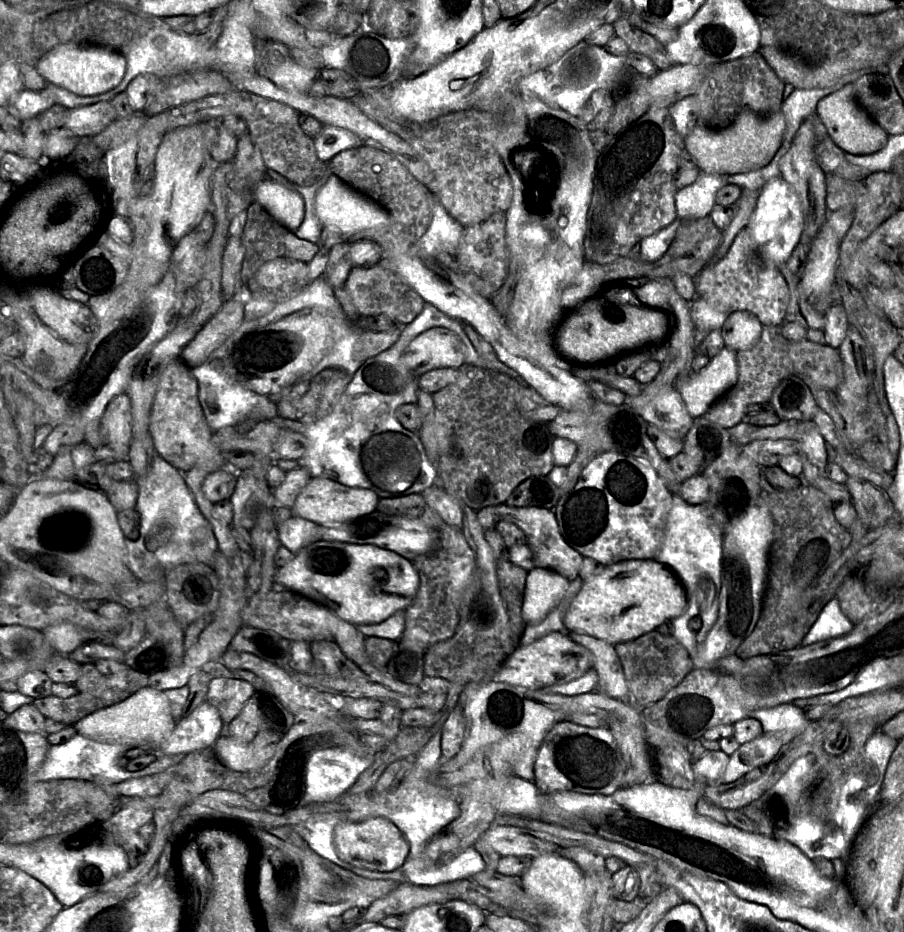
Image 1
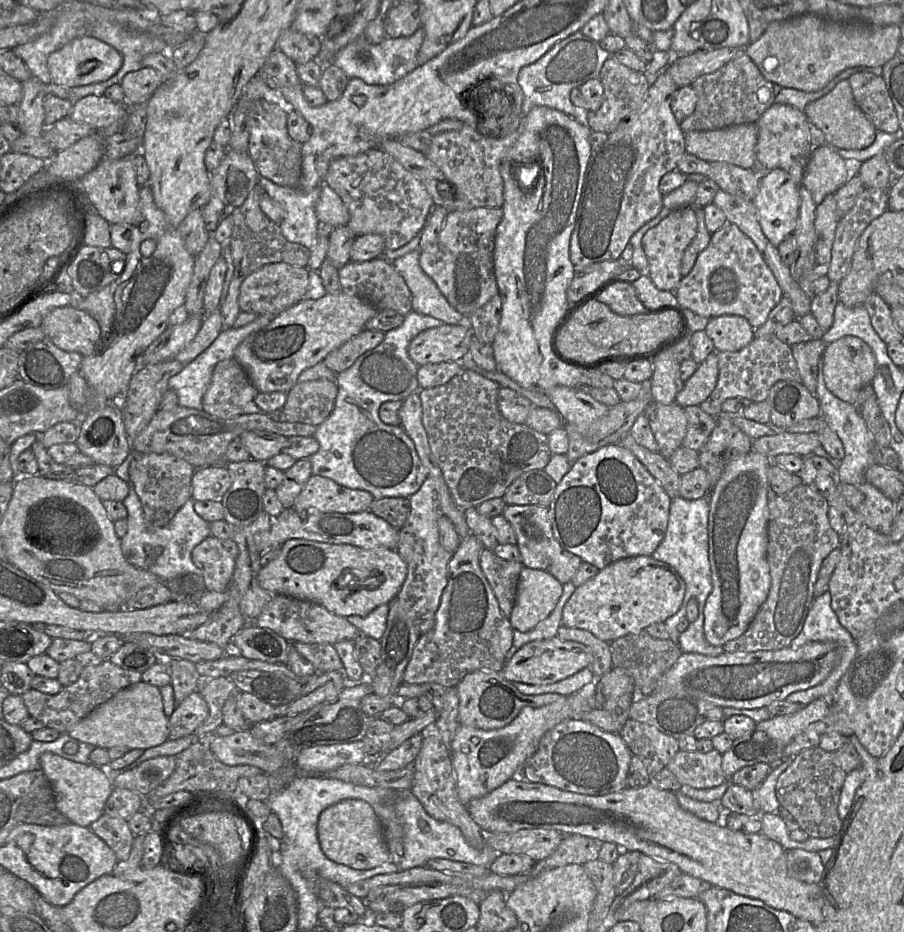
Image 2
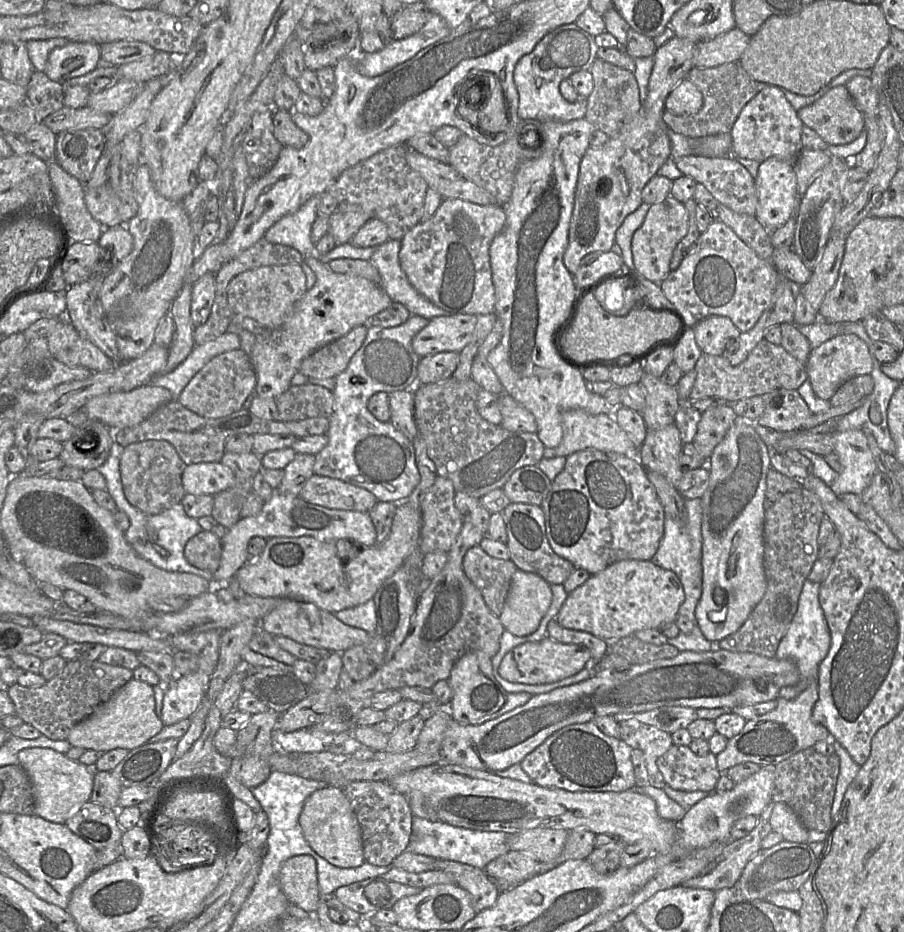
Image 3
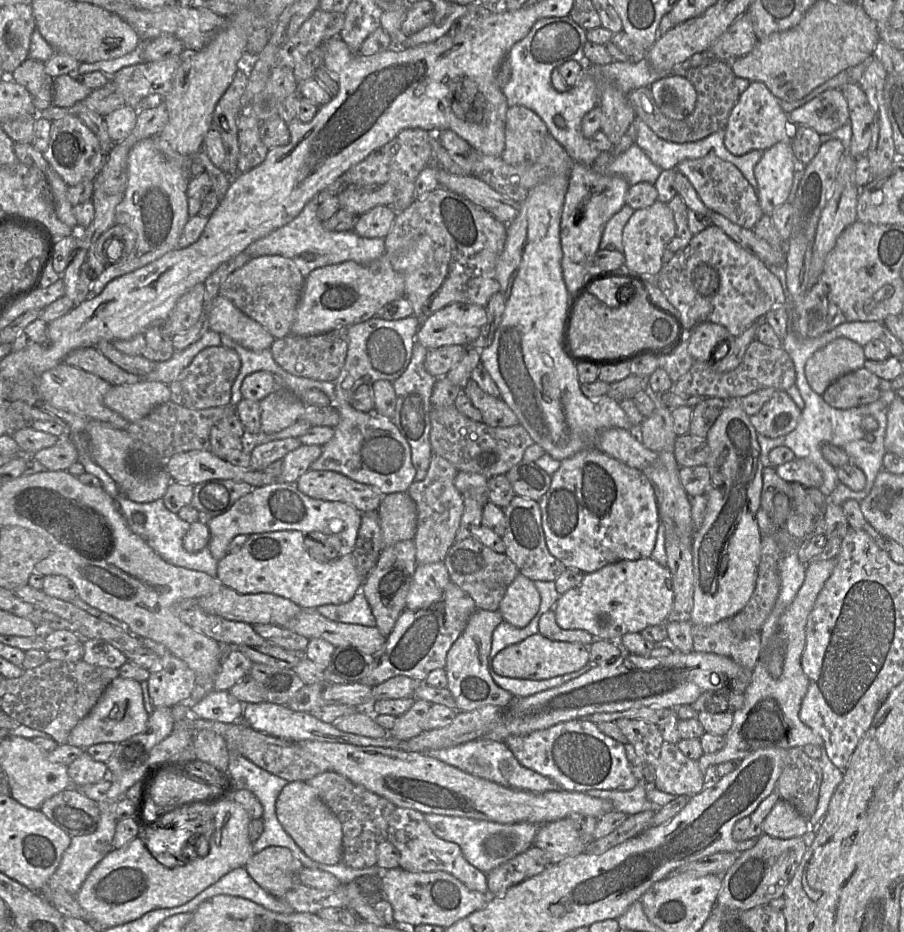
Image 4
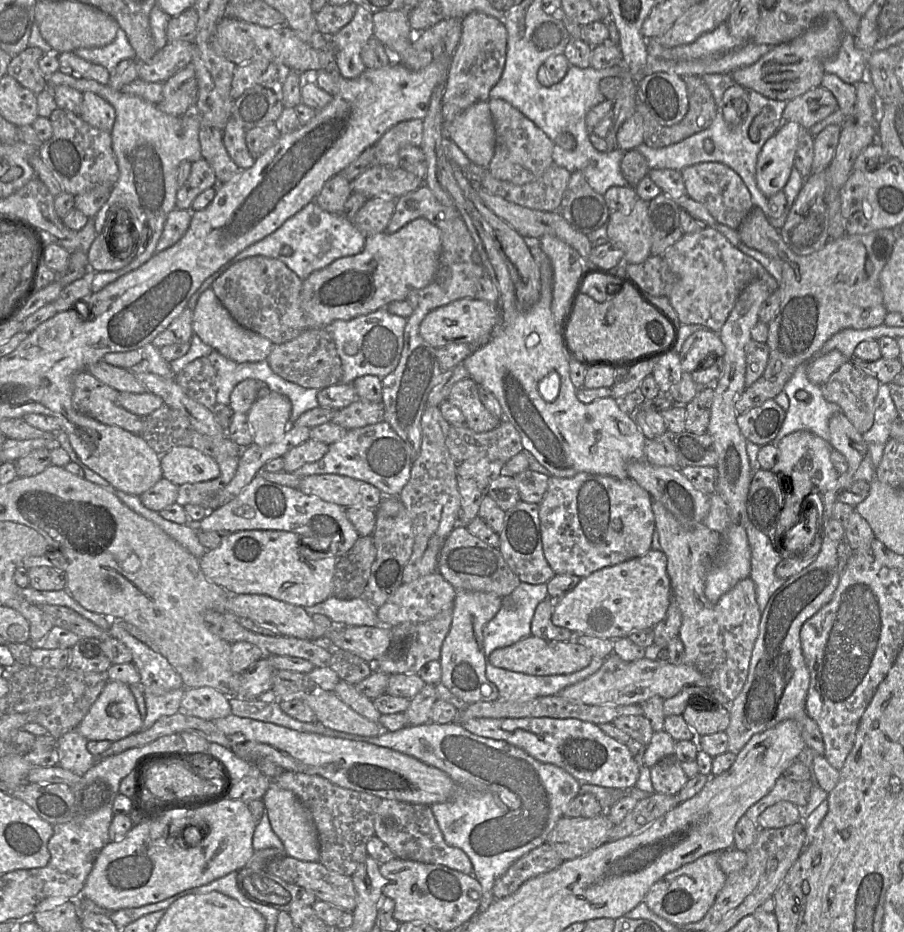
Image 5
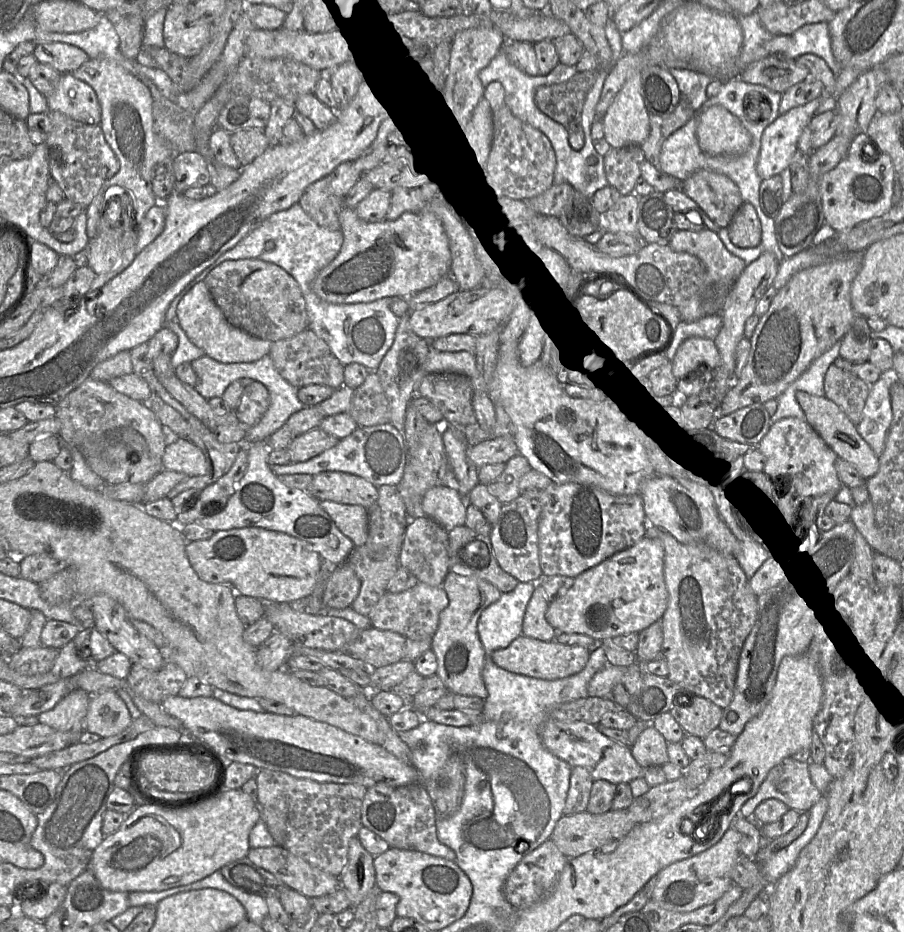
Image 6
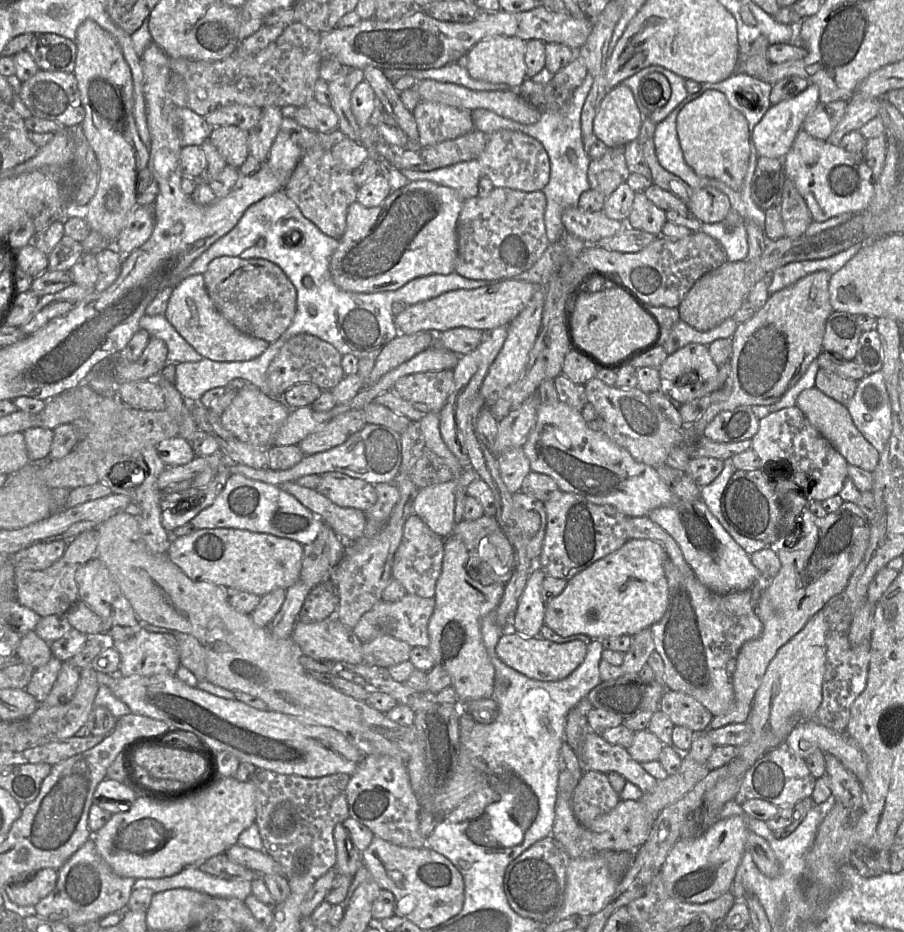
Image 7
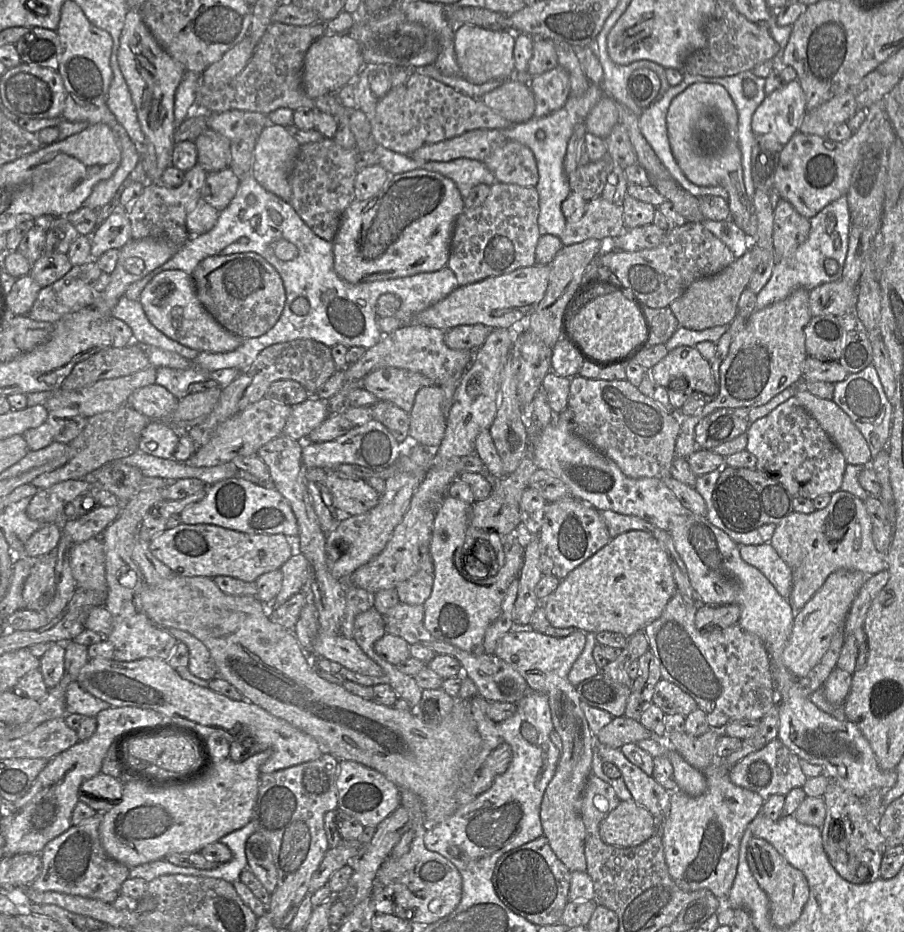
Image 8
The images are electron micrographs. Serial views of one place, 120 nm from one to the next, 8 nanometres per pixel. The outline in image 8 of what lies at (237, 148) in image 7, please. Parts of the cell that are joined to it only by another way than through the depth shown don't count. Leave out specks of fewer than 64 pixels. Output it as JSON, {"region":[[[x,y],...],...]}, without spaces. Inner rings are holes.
{"region":[[[207,128],[195,140],[197,164],[207,173],[229,168],[231,163],[231,143],[227,137]]]}

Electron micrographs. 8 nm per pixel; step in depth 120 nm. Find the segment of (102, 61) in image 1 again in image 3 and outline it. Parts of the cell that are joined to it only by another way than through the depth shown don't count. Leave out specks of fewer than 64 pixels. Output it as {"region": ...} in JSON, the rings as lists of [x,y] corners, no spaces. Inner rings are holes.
{"region":[[[70,42],[50,53],[45,73],[51,80],[64,83],[91,72],[100,64],[100,45]]]}

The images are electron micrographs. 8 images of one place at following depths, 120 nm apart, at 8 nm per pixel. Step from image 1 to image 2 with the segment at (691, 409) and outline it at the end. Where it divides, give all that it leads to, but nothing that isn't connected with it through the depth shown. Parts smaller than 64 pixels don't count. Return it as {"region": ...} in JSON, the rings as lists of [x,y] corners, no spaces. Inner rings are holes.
{"region":[[[714,351],[698,364],[694,374],[684,382],[684,386],[677,394],[675,402],[682,408],[699,406],[715,389],[718,374],[718,356],[717,351]]]}

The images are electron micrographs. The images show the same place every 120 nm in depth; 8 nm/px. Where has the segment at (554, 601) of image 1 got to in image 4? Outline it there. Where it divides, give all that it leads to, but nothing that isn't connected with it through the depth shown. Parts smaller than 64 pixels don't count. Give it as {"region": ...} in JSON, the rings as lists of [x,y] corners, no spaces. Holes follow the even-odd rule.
{"region":[[[519,573],[507,588],[499,611],[504,621],[524,628],[536,616],[540,604],[541,596],[534,582]]]}

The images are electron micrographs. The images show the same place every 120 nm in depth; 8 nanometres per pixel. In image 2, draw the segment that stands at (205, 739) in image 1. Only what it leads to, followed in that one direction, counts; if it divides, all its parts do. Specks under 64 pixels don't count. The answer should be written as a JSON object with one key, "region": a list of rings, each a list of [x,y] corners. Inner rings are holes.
{"region":[[[199,691],[189,694],[176,707],[169,719],[170,739],[179,739],[193,734],[208,716],[208,706]]]}

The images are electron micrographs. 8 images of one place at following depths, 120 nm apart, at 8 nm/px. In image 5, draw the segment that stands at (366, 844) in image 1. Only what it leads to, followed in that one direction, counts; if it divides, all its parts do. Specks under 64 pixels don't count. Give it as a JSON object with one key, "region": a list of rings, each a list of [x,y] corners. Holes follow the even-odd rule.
{"region":[[[271,784],[263,796],[263,803],[272,829],[283,843],[284,854],[302,861],[319,861],[320,851],[316,826],[309,811],[296,795],[290,790]]]}

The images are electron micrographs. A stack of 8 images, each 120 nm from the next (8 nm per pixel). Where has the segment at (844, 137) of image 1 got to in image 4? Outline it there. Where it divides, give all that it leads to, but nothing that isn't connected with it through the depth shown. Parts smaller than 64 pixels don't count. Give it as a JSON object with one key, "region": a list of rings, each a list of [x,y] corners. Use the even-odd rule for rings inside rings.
{"region":[[[828,89],[790,112],[788,118],[797,126],[808,126],[826,135],[849,122],[847,100],[840,89]]]}

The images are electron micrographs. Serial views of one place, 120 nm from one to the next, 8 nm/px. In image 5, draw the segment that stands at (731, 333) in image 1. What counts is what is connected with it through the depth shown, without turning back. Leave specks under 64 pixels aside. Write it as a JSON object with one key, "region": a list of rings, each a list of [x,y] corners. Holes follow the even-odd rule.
{"region":[[[701,329],[691,334],[682,344],[679,351],[681,368],[684,372],[692,373],[701,369],[708,356],[723,357],[725,347],[719,333],[710,329]]]}

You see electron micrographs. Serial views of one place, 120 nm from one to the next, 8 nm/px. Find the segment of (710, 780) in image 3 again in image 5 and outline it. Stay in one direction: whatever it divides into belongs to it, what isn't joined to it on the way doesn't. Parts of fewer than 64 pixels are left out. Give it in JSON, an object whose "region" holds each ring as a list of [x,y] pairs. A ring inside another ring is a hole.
{"region":[[[674,755],[650,767],[650,776],[655,792],[667,795],[677,795],[690,779]]]}

